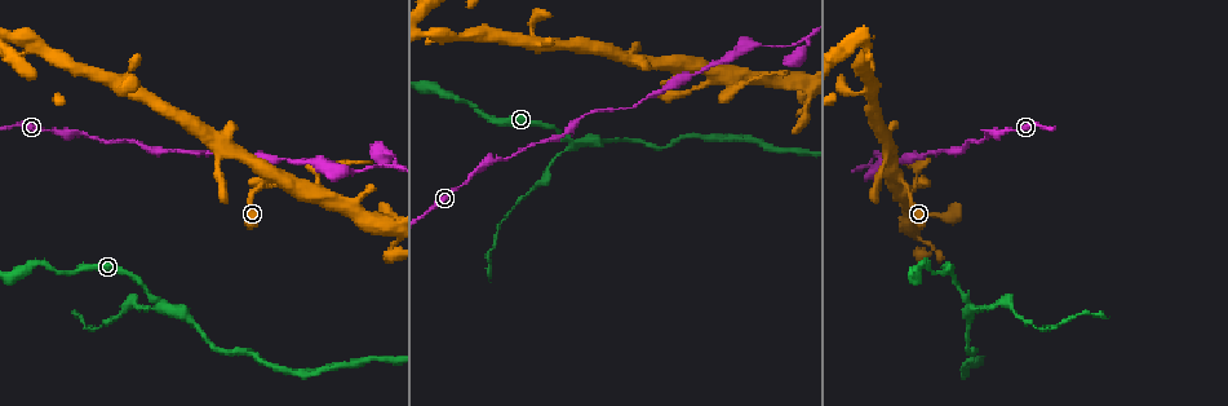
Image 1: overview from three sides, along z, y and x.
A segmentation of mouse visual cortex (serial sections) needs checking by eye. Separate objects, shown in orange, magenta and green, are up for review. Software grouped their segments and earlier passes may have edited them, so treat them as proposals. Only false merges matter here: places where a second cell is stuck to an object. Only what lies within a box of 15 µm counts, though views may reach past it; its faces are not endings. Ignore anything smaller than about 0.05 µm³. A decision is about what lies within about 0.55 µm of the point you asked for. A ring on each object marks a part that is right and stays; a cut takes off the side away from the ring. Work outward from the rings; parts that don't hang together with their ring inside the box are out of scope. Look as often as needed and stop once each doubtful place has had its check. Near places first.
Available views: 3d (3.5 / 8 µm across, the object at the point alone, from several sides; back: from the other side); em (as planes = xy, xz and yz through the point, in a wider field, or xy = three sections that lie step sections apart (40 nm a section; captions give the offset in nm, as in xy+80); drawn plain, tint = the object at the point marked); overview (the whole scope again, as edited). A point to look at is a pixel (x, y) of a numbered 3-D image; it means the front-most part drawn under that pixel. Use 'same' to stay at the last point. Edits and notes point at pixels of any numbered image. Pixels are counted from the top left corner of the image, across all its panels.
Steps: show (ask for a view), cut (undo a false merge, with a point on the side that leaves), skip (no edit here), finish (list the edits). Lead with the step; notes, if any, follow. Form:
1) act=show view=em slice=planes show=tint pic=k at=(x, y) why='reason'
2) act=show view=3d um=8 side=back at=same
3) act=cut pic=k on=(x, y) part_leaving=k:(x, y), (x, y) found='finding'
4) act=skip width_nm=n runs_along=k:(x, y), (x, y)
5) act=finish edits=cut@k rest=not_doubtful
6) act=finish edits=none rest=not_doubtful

act=show view=3d um=8 pic=1 at=(972, 305)

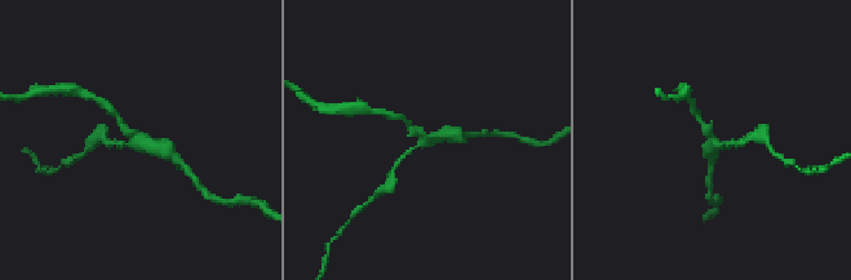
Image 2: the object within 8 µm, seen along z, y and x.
act=show view=3d um=3.5 pic=2 at=(137, 138) why='closer look'

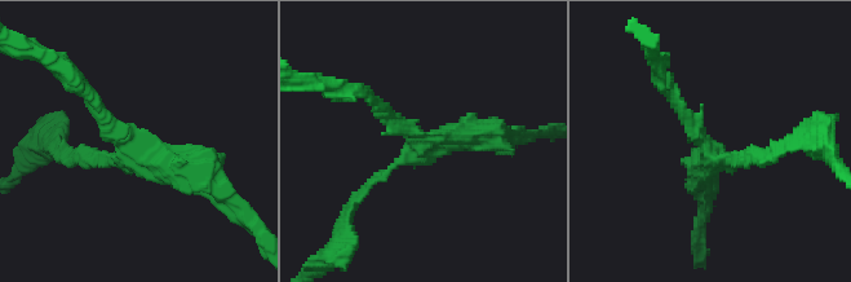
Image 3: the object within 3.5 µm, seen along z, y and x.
act=show view=em slice=xy step=2 show=tint pic=3 at=(714, 149) why='shape alone is not enough'

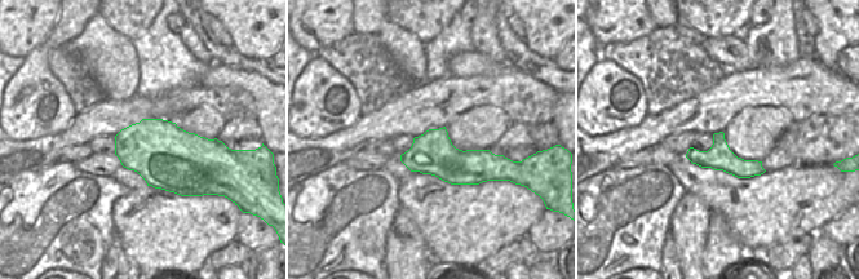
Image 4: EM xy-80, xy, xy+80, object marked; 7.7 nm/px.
act=skip runs_along=3:(88, 92), (143, 159), (211, 183) found='one cell here'

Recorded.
act=show view=3d um=3.5 pic=1 at=(986, 306) why='sudden change in width'

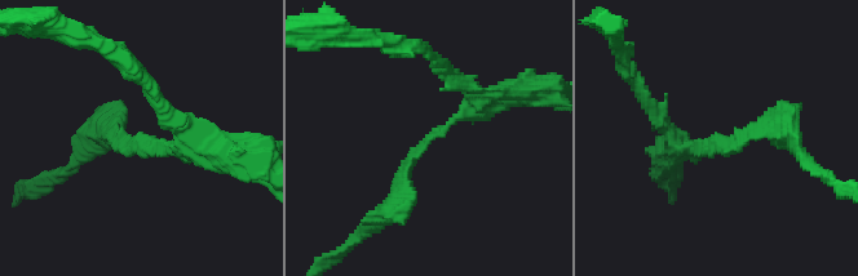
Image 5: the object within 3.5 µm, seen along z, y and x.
act=show view=em slice=xy step=5 show=tint pic=5 at=(137, 147) arm_widths_nm=200,200 why='now the EM'

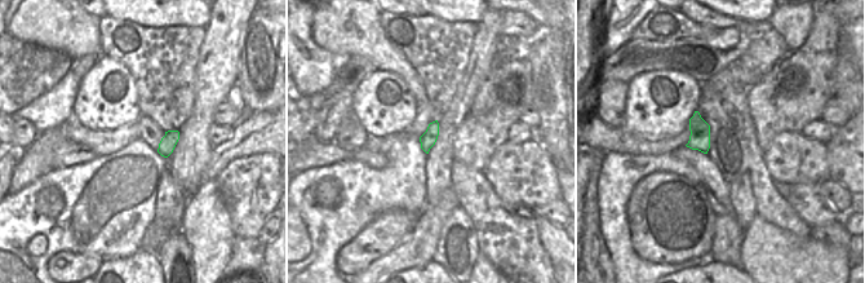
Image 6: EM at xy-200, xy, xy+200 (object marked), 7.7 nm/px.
act=skip runs_along=5:(470, 89), (482, 99), (415, 152), (396, 208) found='one cell here'

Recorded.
act=show view=3d um=8 side=back pic=1 at=(866, 166) why='thick turns thin'

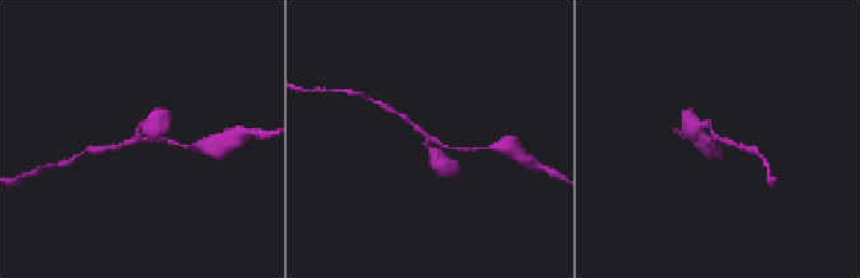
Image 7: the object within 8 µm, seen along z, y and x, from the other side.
act=show view=3d um=3.5 pic=7 at=(716, 139) why='closer look'

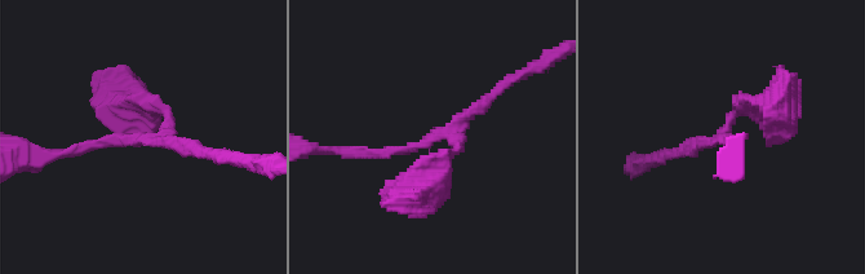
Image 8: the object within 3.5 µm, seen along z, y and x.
act=show view=em slice=xy step=3 show=tint pic=8 at=(442, 135) arms=3 arm_widths_nm=150,150,250

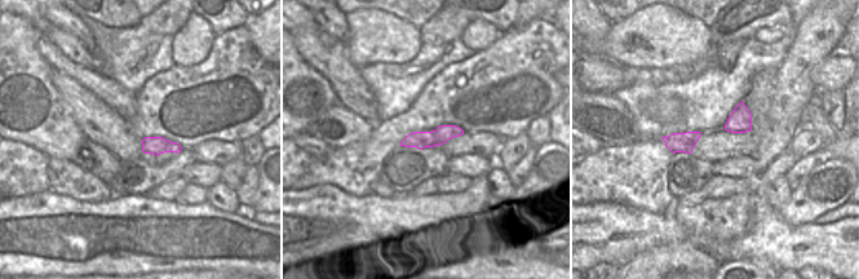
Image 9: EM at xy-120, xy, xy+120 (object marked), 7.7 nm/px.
act=cut pic=8 on=(437, 159) width_nm=130 part_leaving=8:(451, 137), (439, 180), (387, 203) found='two cells meet here'

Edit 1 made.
act=finish edits=cut@8 rest=not_doubtful

